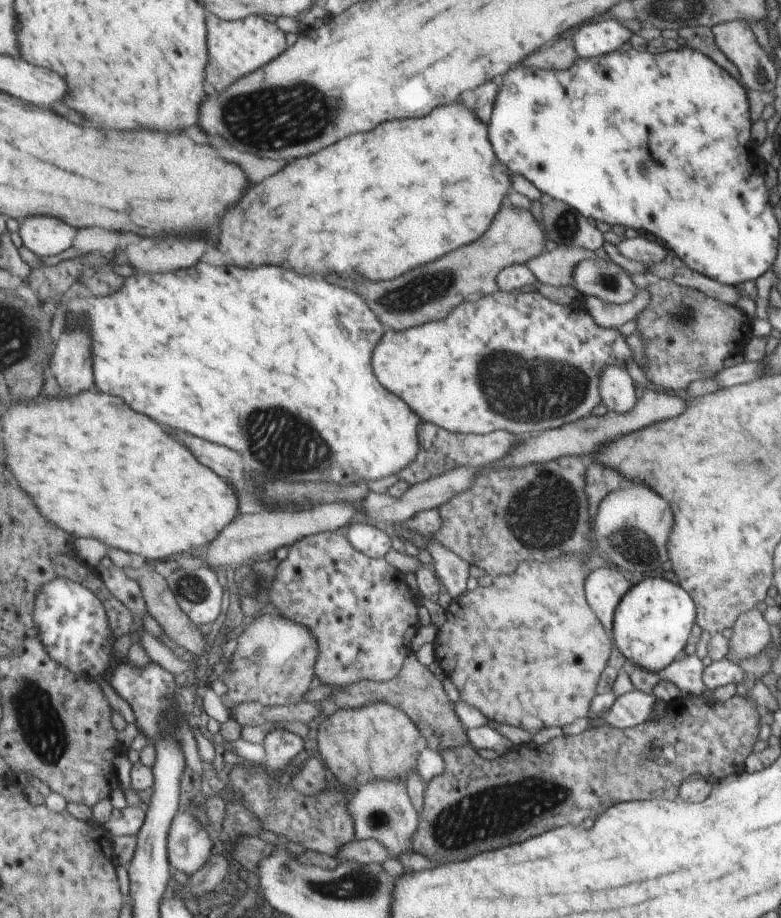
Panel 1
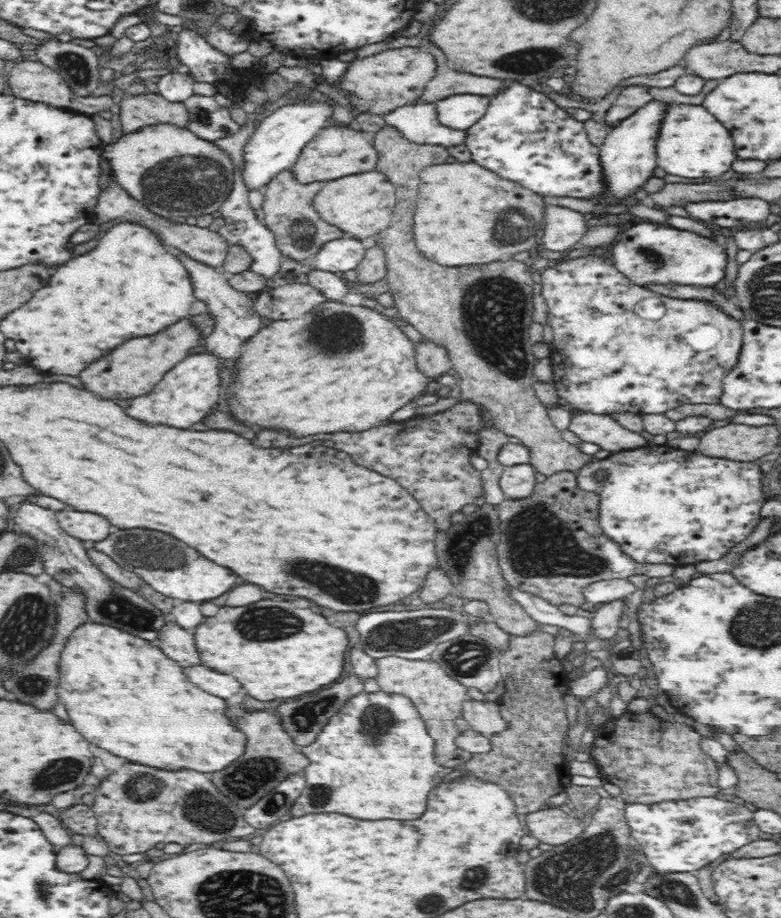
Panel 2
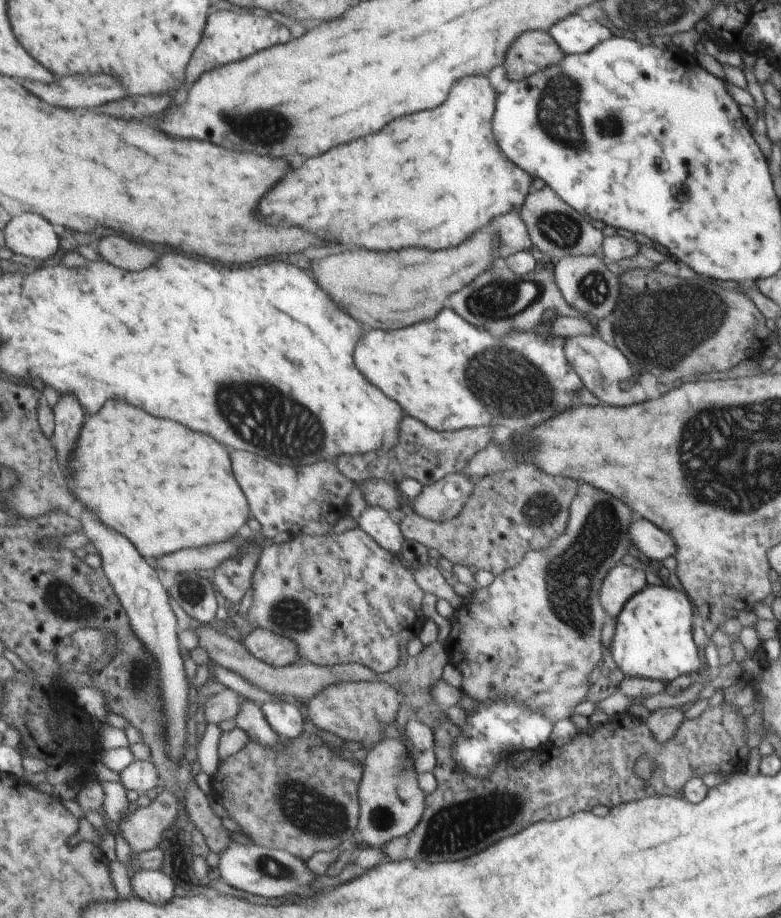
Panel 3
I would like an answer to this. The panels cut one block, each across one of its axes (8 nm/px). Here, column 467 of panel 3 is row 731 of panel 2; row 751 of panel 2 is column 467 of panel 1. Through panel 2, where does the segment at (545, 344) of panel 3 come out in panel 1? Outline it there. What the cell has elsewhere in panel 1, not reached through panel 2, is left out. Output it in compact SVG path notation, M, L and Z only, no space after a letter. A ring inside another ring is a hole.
M495 291L492 295L457 304L457 308L453 308L448 315L433 324L421 324L403 330L386 328L381 340L377 342L377 348L373 348L373 372L377 372L377 380L381 380L381 384L385 384L385 388L389 388L389 392L393 392L395 396L401 396L401 400L405 400L405 404L409 404L409 408L416 412L422 422L435 424L443 430L455 433L484 435L491 434L496 430L506 430L522 436L563 427L564 424L575 422L575 420L589 415L589 412L601 403L601 370L605 366L609 366L609 368L617 366L617 368L626 370L626 360L629 358L631 358L631 351L625 343L625 337L621 336L617 328L597 326L585 309L573 307L572 302L560 305L537 292Z

